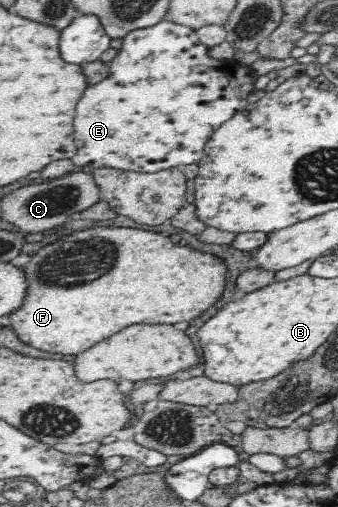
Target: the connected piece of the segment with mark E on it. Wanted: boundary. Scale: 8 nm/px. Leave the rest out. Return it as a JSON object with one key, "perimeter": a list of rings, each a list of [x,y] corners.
{"perimeter":[[[163,19],[160,23],[152,27],[135,29],[128,32],[128,35],[122,39],[122,45],[116,52],[116,57],[108,64],[108,77],[100,80],[100,83],[90,85],[82,99],[78,101],[76,107],[76,119],[74,119],[74,129],[76,129],[76,155],[72,161],[76,165],[90,165],[90,167],[101,168],[111,167],[124,171],[137,171],[138,173],[156,173],[163,169],[176,167],[178,165],[190,165],[198,163],[203,155],[205,146],[211,135],[236,113],[242,111],[248,104],[248,97],[253,93],[253,83],[257,80],[251,66],[245,66],[233,59],[219,60],[210,55],[210,48],[200,41],[198,34],[189,27],[172,23],[168,19]]]}

